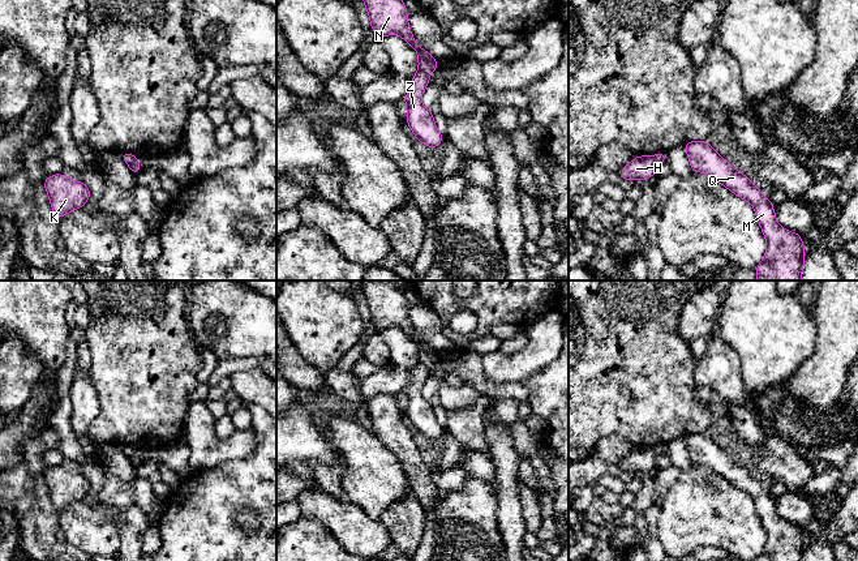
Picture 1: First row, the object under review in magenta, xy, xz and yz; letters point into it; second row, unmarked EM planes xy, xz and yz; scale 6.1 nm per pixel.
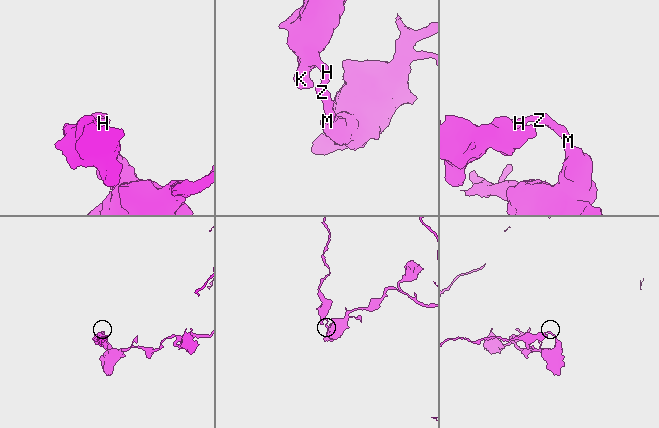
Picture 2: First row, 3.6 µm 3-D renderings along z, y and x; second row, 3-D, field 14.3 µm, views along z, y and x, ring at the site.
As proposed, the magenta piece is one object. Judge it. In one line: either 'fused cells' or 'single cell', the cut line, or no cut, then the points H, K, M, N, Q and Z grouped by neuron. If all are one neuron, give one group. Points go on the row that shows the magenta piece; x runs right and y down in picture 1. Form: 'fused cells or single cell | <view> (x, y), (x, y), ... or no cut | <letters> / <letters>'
fused cells | xz (419, 68), (428, 76) | H K N / M Q Z

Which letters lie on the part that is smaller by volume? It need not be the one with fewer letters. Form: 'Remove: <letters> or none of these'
Remove: H, K, N

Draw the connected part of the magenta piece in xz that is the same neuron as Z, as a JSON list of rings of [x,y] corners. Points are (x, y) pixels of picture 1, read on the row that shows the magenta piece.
[[[419,69],[419,72],[411,77],[411,82],[411,91],[402,99],[407,104],[407,125],[421,144],[436,149],[441,145],[445,136],[438,132],[434,115],[421,103],[421,95],[429,85],[429,76]]]

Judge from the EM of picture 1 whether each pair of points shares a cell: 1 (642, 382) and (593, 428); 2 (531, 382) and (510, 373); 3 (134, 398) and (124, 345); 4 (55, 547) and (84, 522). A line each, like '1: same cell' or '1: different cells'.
1: same cell
2: different cells
3: same cell
4: different cells

